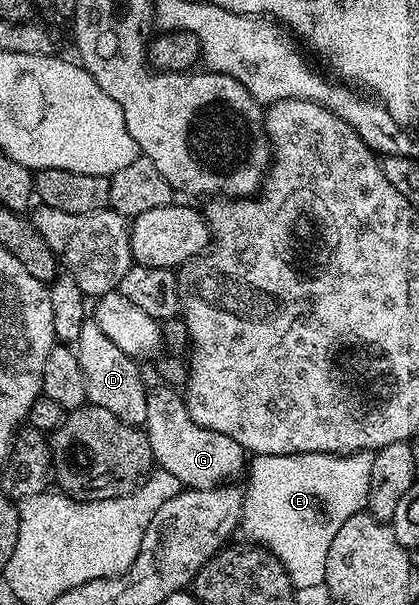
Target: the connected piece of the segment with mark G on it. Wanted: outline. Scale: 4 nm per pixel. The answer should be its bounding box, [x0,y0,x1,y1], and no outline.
[142,388,246,489]

